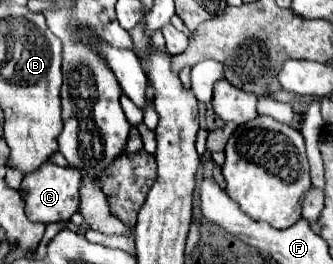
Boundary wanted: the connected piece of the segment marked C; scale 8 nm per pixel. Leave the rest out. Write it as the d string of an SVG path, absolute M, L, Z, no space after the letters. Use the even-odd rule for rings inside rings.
M44 162L36 172L30 172L24 176L20 192L26 202L26 214L34 222L50 224L60 220L70 220L74 212L78 212L80 206L80 186L82 176L80 172L74 172L74 168L60 168L52 162Z

